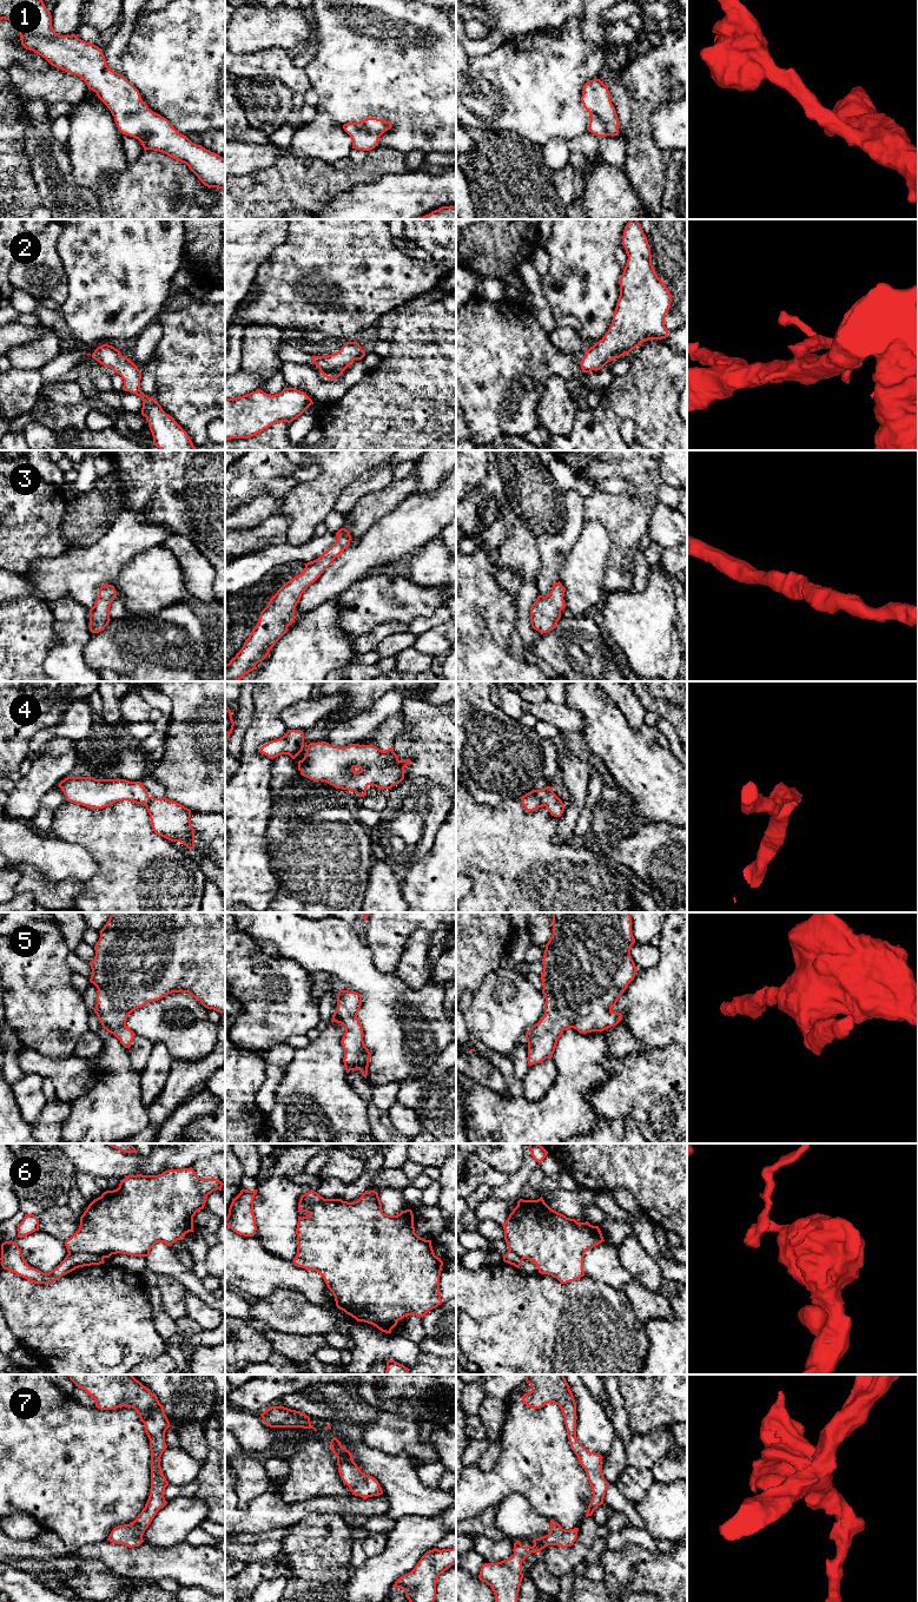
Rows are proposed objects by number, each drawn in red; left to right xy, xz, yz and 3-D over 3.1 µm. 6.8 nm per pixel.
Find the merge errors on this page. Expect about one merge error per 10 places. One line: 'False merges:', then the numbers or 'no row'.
False merges: 6

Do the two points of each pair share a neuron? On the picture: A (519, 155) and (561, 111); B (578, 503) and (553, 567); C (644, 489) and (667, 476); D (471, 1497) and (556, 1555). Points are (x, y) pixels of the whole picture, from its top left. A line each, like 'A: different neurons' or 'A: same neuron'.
A: different neurons
B: same neuron
C: different neurons
D: different neurons

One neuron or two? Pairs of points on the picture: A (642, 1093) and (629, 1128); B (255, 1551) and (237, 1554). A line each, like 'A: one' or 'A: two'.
A: two
B: one

